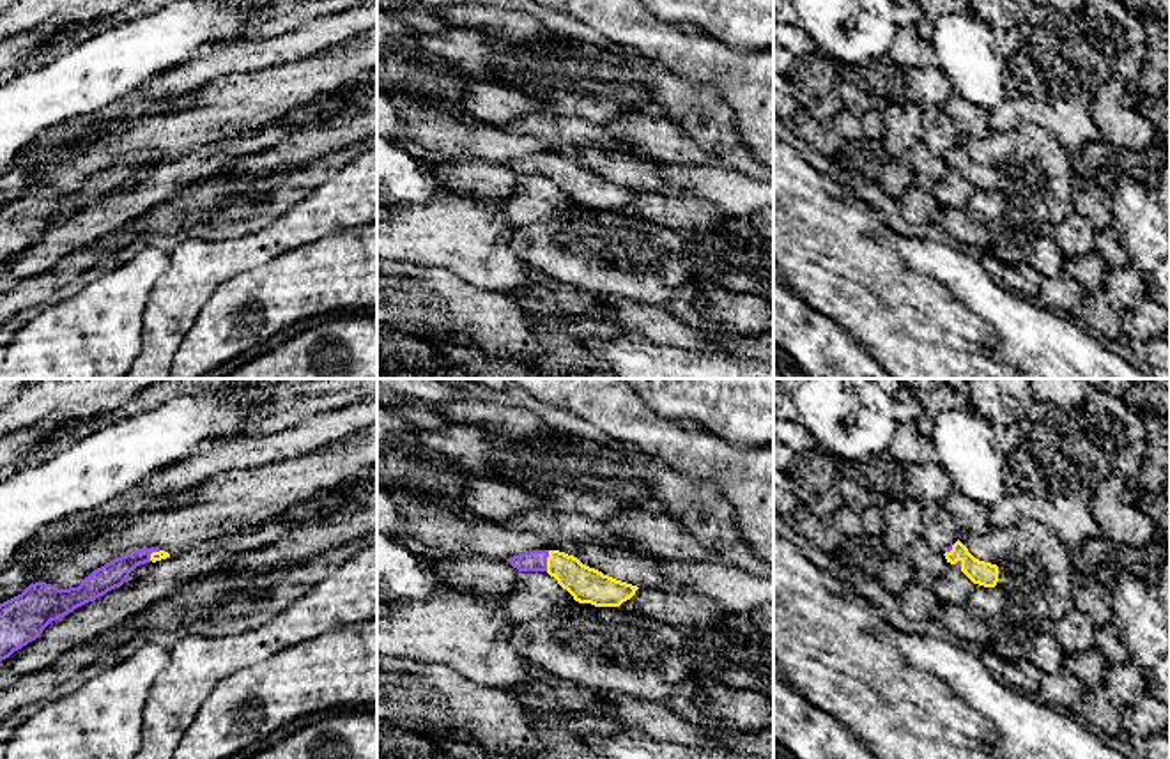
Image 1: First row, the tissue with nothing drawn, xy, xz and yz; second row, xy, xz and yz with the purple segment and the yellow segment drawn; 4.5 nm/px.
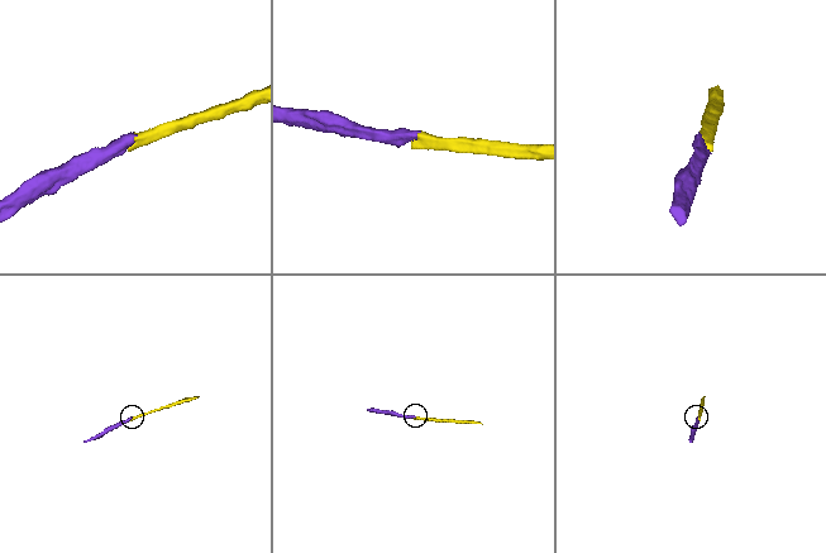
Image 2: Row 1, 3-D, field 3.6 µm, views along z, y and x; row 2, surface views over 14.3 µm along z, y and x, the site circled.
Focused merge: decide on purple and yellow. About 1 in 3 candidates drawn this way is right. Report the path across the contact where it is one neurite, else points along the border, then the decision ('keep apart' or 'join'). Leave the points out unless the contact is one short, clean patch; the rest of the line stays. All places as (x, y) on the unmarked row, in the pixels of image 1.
across xz (537, 163), (546, 165), (560, 168), (586, 188) | join

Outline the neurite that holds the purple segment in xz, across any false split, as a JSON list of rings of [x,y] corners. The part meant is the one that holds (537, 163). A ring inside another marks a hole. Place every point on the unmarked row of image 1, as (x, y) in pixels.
[[[531,154],[506,165],[519,175],[547,175],[575,205],[595,211],[620,211],[639,193],[604,179],[559,154]]]

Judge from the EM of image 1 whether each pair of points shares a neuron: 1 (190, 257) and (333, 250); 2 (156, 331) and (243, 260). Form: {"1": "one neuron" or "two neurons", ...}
{"1": "two neurons", "2": "one neuron"}

